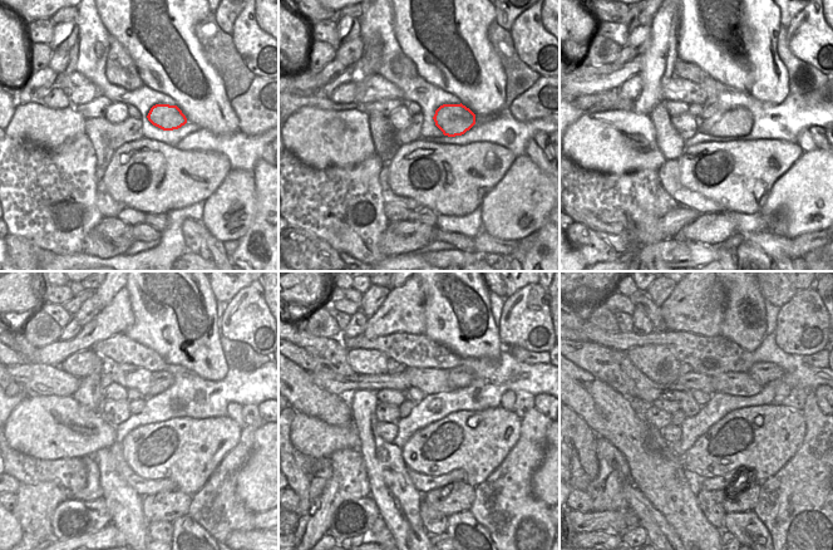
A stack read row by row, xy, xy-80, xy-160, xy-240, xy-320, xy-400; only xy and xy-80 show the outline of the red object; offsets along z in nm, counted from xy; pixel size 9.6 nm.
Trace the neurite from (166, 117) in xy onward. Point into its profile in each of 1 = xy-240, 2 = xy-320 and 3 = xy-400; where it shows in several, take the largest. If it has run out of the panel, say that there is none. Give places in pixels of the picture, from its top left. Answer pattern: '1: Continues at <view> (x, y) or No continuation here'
1: Continues at xy-240 (134, 406)
2: Continues at xy-320 (408, 406)
3: Continues at xy-400 (678, 418)

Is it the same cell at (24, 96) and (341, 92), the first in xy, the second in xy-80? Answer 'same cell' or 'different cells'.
different cells

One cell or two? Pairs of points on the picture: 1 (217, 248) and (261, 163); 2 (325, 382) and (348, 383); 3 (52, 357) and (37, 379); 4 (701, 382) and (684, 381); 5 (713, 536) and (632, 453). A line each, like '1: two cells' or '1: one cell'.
1: two cells
2: one cell
3: two cells
4: one cell
5: one cell

